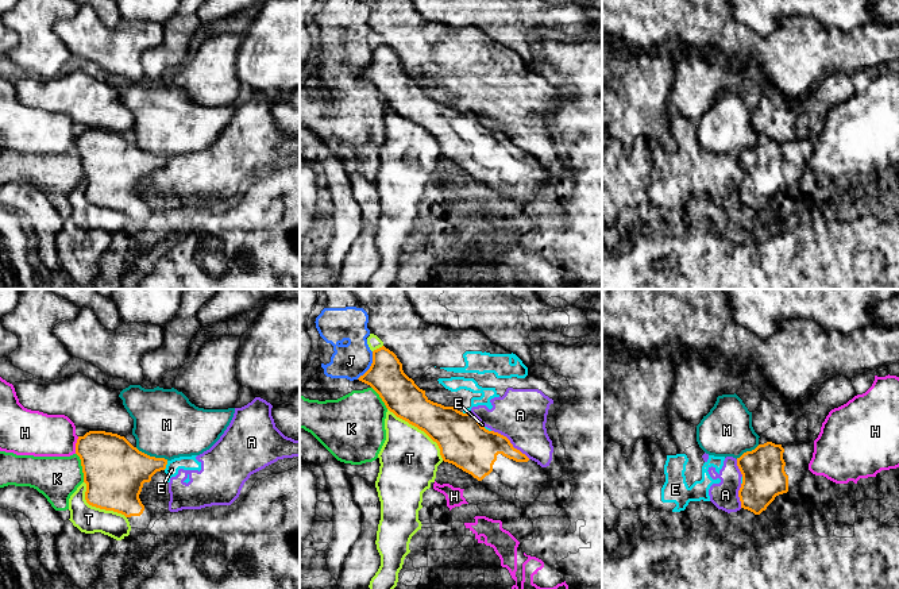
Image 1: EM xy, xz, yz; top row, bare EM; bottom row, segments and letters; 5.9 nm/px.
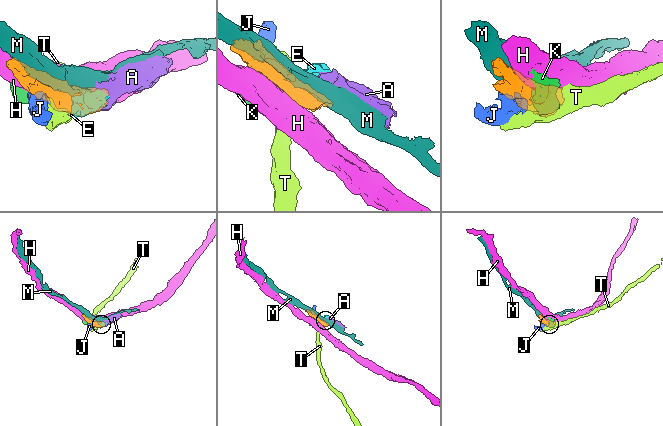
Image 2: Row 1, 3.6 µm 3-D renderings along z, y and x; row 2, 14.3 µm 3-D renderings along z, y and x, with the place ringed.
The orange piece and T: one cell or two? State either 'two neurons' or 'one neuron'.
two neurons

